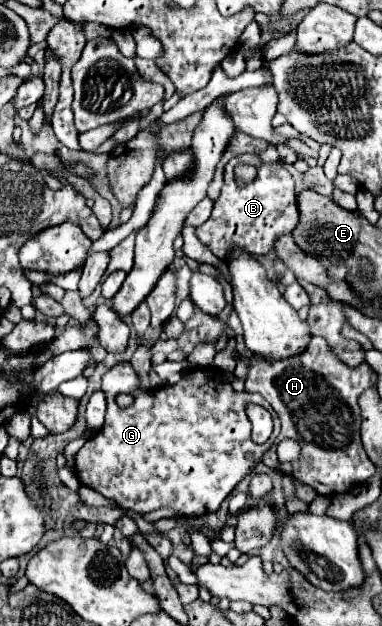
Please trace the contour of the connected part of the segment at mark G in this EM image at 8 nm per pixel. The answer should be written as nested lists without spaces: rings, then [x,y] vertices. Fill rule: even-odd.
[[[120,363],[112,367],[102,379],[102,391],[108,399],[106,421],[102,429],[92,435],[74,455],[74,471],[80,483],[98,491],[106,499],[116,501],[120,507],[140,515],[146,515],[160,507],[174,507],[184,517],[202,517],[218,511],[220,503],[252,471],[252,467],[262,459],[264,451],[270,449],[280,433],[280,419],[274,409],[270,409],[268,401],[264,401],[264,397],[246,391],[236,393],[228,383],[220,379],[220,375],[222,373],[214,369],[188,371],[176,387],[162,387],[156,393],[144,393],[138,389],[138,375],[134,373],[132,365]],[[120,393],[132,393],[134,403],[130,407],[118,407],[114,399]],[[248,403],[264,407],[274,419],[274,431],[270,439],[262,445],[256,445],[250,439],[252,425],[246,417]]]

